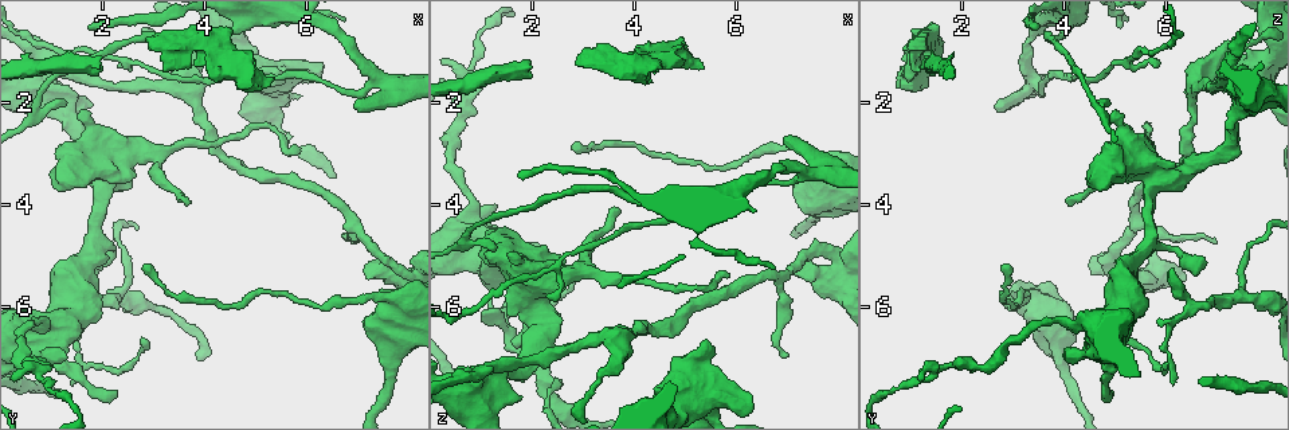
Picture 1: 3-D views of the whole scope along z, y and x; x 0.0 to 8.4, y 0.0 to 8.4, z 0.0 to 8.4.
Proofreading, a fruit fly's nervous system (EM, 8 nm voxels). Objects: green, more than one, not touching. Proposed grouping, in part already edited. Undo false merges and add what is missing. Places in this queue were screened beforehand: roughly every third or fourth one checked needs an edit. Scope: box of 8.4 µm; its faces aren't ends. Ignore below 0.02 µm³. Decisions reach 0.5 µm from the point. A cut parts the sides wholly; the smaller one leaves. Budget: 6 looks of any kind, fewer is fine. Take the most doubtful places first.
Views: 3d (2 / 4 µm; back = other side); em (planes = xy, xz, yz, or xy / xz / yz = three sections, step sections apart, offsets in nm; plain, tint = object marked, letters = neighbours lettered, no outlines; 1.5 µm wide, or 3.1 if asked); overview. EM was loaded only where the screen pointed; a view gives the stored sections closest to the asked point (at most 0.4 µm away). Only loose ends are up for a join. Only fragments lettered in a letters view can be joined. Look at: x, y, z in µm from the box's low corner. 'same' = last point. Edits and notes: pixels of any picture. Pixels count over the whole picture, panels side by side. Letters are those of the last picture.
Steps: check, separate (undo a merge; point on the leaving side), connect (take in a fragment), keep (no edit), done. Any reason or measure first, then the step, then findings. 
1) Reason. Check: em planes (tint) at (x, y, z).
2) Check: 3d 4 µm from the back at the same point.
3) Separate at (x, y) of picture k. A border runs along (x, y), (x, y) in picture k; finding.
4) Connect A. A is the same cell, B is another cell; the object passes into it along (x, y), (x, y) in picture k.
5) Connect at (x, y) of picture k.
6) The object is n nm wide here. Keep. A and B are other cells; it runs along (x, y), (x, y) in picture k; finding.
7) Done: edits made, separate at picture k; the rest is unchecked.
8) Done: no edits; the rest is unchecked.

Free end. Check: 3d 2 µm at (2.75, 6.60, 5.30).

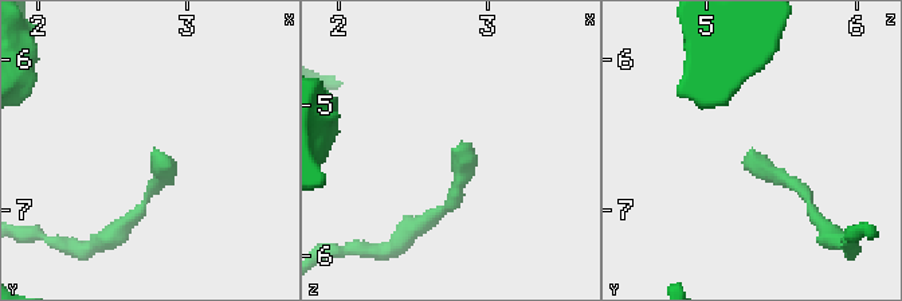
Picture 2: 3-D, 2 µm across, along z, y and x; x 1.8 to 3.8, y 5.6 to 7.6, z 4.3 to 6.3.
Check: em xz step 8 (tint) at (2.78, 6.60, 5.28).

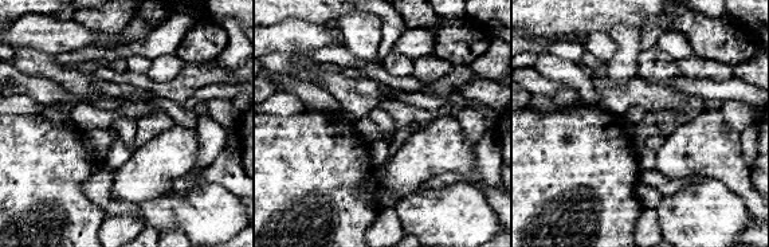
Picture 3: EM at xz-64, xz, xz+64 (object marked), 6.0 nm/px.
Another direction. Check: em planes (letters) at the same point.

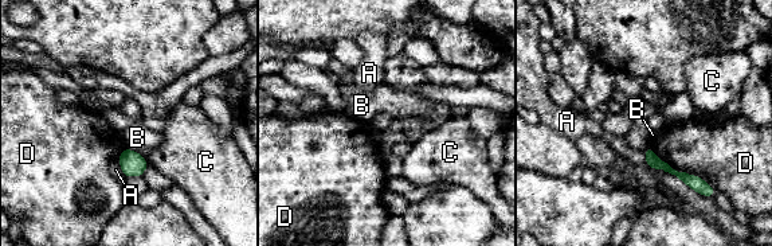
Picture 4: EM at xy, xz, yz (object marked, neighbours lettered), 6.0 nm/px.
Keep. A, B, C and D are other cells; it runs along (647, 151), (659, 164), (710, 191) in picture 4; none of them fits.

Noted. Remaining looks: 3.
Branch stops here. Check: em planes (plain) at (1.35, 6.95, 4.00).

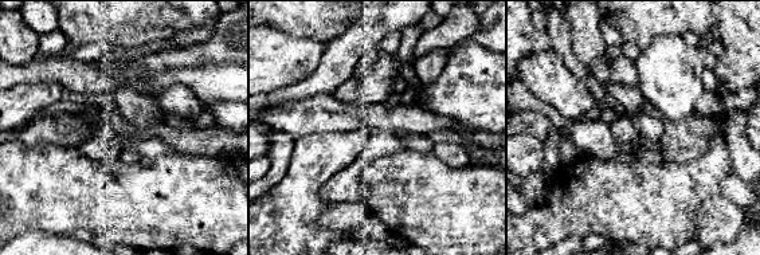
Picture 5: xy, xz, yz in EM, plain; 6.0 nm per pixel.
Check: em planes (tint) at the same point.

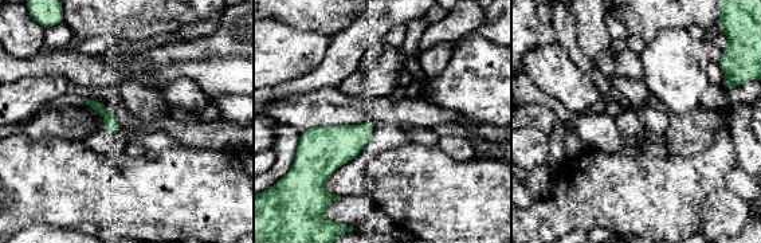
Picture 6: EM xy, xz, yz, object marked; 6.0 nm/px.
See the neighbours. Check: em planes (letters) at the same point.

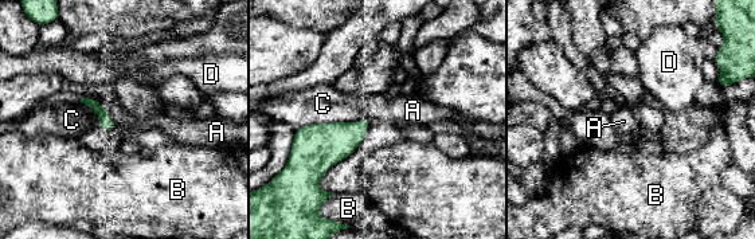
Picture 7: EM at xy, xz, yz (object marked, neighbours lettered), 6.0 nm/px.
The longest contact is with C, 440 nm. Keep. A, B, C and D are other cells; none of them fits.

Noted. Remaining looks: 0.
Done: no edits; the rest is unchecked.

